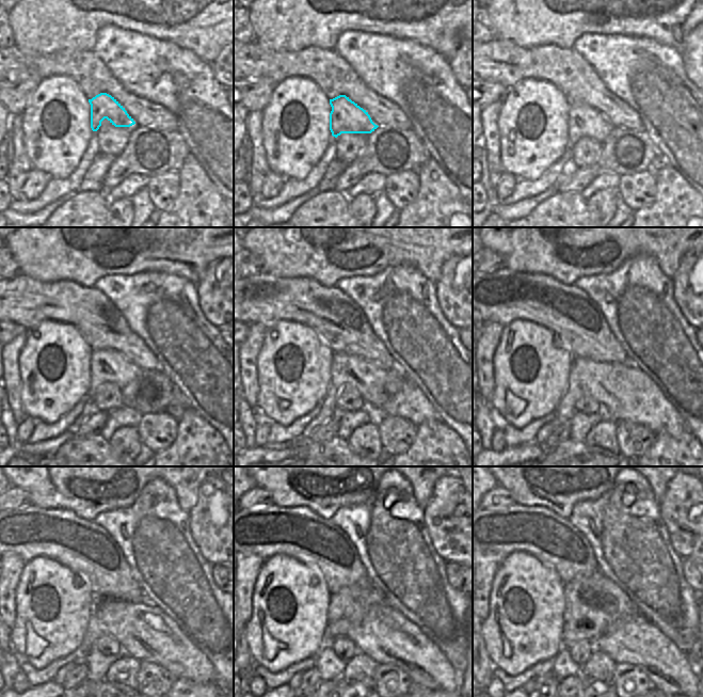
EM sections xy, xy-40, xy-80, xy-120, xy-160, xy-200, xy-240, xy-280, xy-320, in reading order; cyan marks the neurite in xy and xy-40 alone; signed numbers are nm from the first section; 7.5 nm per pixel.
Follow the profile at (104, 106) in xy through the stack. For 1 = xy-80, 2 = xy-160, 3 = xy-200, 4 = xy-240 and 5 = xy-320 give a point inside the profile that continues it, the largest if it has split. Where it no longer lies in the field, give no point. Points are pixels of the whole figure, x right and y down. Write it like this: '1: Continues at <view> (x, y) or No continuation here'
1: Continues at xy-80 (585, 121)
2: Continues at xy-160 (368, 378)
3: Continues at xy-200 (628, 394)
4: Continues at xy-240 (145, 632)
5: Continues at xy-320 (636, 640).

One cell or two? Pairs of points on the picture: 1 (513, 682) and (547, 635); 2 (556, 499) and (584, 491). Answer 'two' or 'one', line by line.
1: two
2: one

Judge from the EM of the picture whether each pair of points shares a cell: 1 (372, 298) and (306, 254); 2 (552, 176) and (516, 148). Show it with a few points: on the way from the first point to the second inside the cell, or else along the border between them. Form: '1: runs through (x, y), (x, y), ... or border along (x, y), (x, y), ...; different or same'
1: border along (368, 275), (348, 275), (339, 279), (333, 286); different
2: border along (563, 154), (537, 179), (523, 179), (521, 177); different

